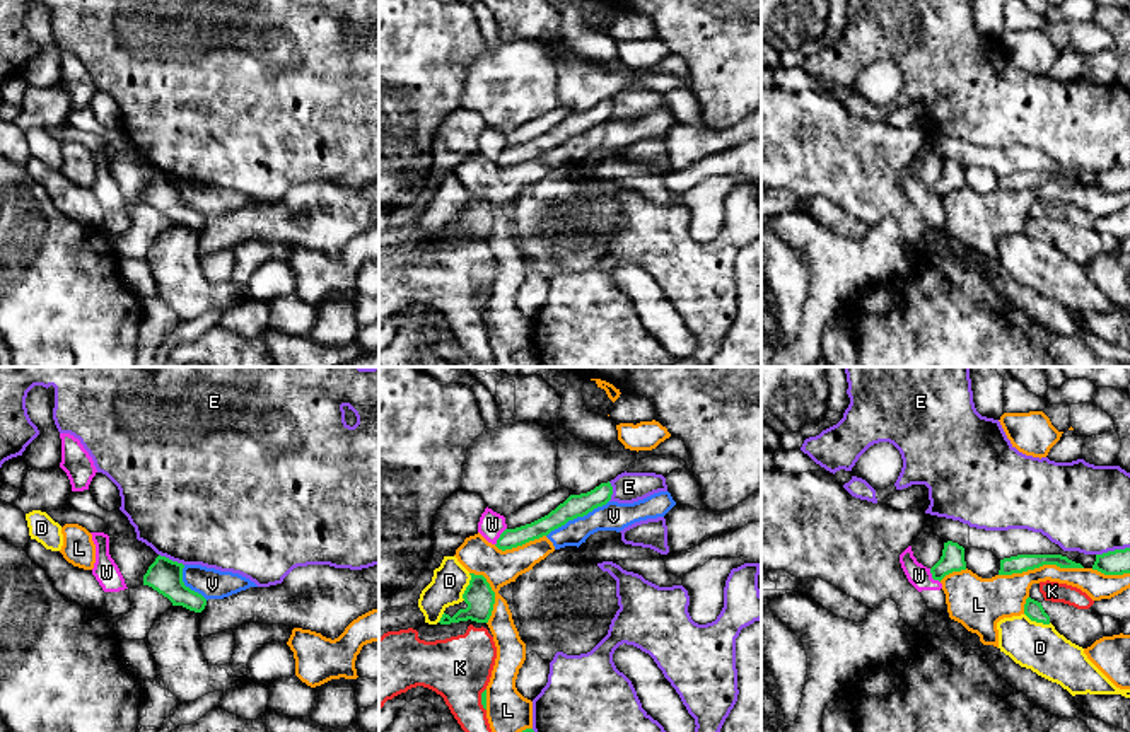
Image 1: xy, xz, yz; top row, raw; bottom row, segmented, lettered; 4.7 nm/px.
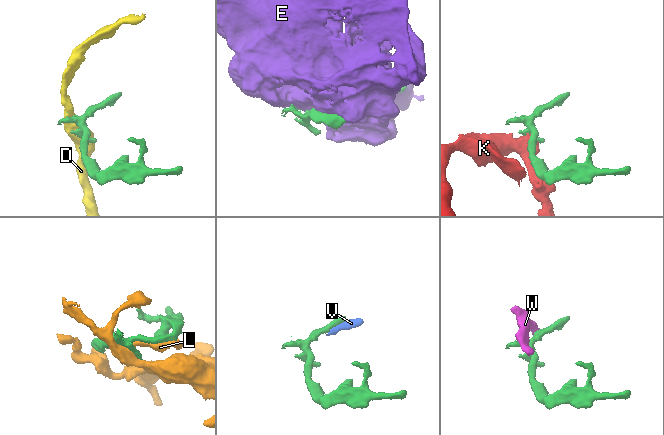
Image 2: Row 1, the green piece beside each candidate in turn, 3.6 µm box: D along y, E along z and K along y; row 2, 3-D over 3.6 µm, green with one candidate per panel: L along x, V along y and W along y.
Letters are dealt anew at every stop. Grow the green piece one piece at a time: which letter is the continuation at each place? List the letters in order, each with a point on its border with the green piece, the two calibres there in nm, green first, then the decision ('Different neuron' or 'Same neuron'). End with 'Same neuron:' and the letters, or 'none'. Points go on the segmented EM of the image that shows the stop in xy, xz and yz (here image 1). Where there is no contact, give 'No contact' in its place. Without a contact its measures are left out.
D: Touches green at xz (466, 587). Thickness 140 nm (green) against 170 nm. Different neuron
E: Touches green at yz (1112, 551). Thickness 120 nm (green) against 420 nm. Different neuron
K: Touches green at xz (482, 700). Thickness 30 nm (green) against 300 nm. Different neuron
L: Touches green at yz (1040, 565). Thickness 90 nm (green) against 200 nm. Different neuron
V: Touches green at xz (577, 516). Thickness 110 nm (green) against 140 nm. Different neuron
W: Touches green at yz (932, 577). Thickness 110 nm (green) against 110 nm. Different neuron
Same neuron: none

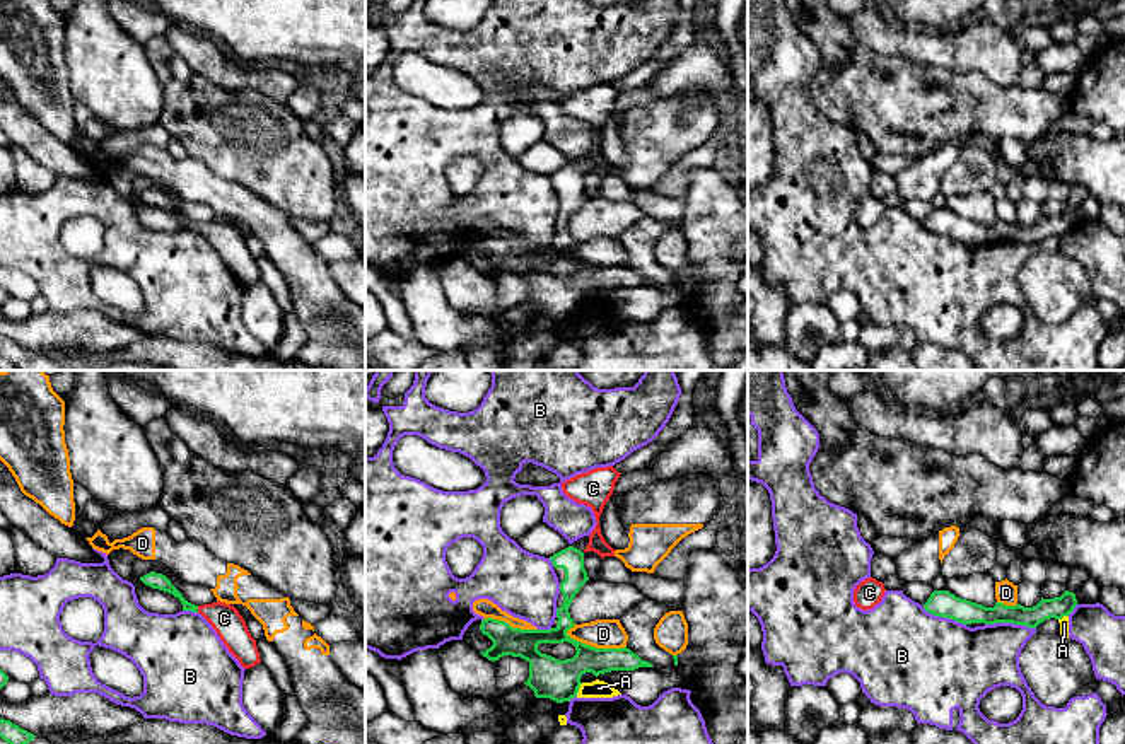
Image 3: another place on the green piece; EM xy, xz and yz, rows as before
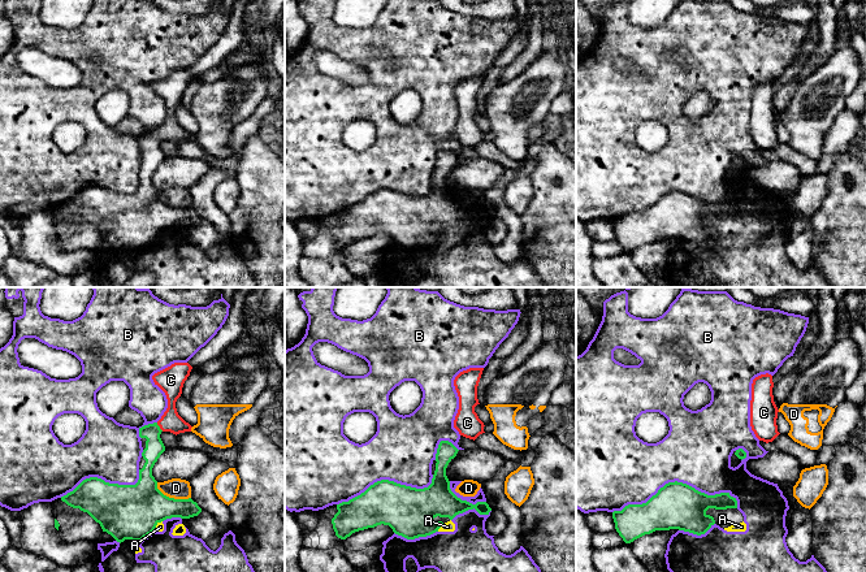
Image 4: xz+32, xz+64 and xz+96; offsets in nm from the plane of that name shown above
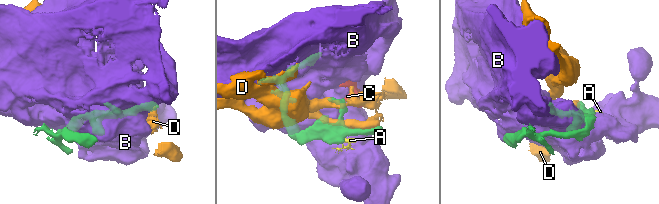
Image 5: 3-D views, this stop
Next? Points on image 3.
A: Touches green at xz (577, 690). Thickness 190 nm (green) against 80 nm. Different neuron
B: Touches green at yz (1011, 621). Thickness 110 nm (green) against 320 nm. Different neuron
C: Touches green at xy (197, 610). Thickness 80 nm (green) against 140 nm. Same neuron
D: Touches green at xz (594, 647). Thickness 190 nm (green) against 140 nm. Different neuron
Same neuron: C

